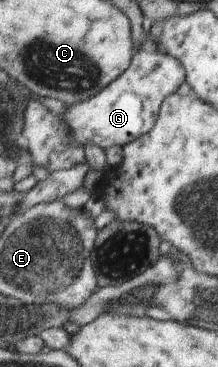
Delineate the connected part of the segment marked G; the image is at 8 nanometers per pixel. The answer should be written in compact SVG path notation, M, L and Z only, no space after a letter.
M153 43L148 44L137 51L130 69L110 86L94 98L71 104L64 110L63 118L71 128L69 140L83 149L86 144L95 144L103 150L131 145L134 138L141 138L155 128L167 98L176 94L183 82L186 82L183 64L177 58L155 50Z

